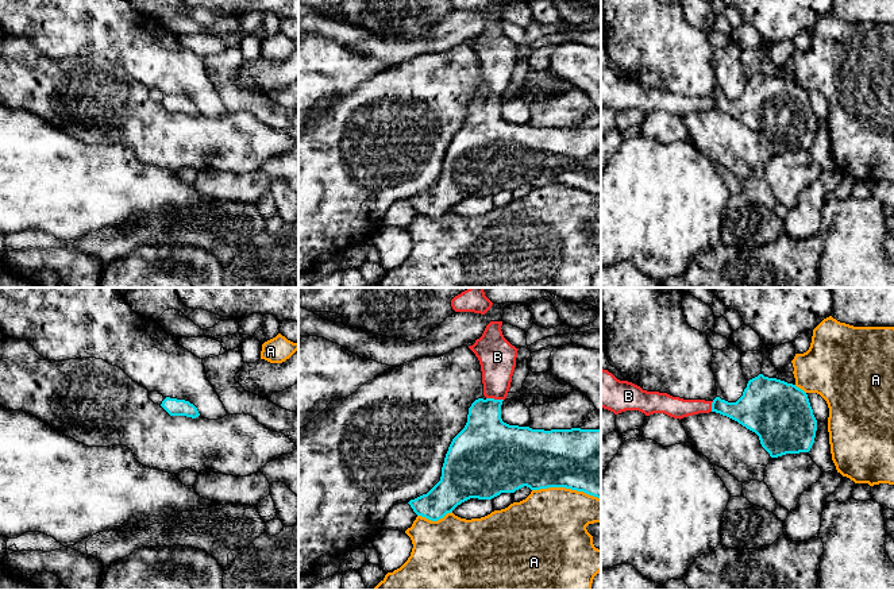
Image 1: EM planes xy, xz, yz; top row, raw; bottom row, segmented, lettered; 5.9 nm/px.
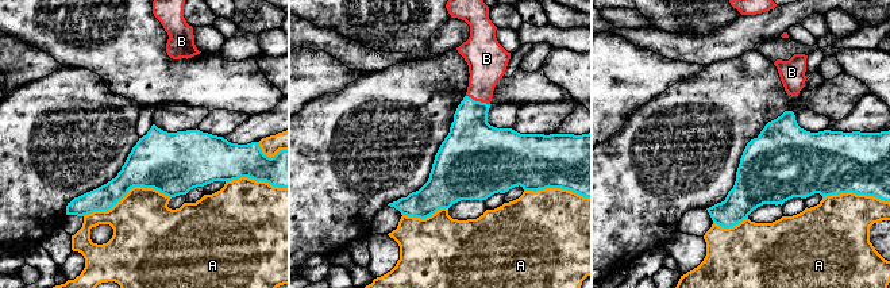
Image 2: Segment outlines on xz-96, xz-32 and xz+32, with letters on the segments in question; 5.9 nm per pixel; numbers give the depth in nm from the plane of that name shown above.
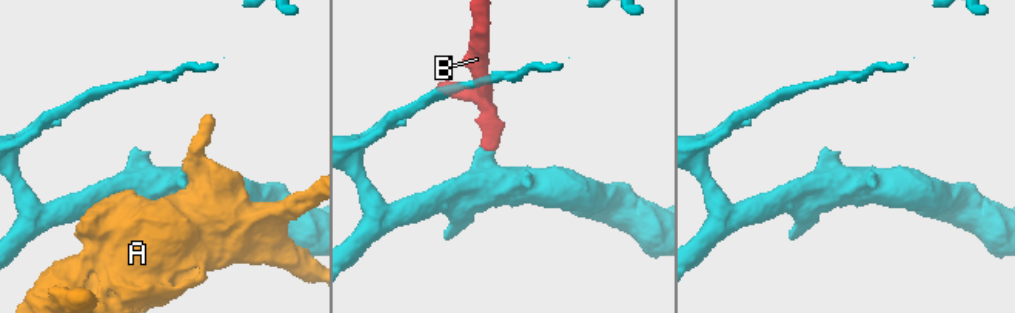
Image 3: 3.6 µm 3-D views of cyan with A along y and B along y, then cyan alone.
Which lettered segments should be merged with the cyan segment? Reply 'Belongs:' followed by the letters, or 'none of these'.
Belongs: B

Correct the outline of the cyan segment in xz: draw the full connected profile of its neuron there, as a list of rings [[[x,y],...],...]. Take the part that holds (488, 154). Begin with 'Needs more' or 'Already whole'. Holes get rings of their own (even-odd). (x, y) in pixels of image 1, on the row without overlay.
Needs more. [[[490,19],[482,34],[469,46],[479,58],[483,81],[483,96],[475,97],[469,105],[465,126],[452,136],[442,165],[440,178],[427,190],[408,201],[417,213],[431,219],[443,216],[458,203],[470,197],[492,197],[501,190],[515,190],[527,184],[531,188],[566,185],[601,196],[601,126],[600,127],[532,127],[509,123],[501,116],[501,103],[506,96],[516,65],[517,47],[502,32],[502,19]]]

